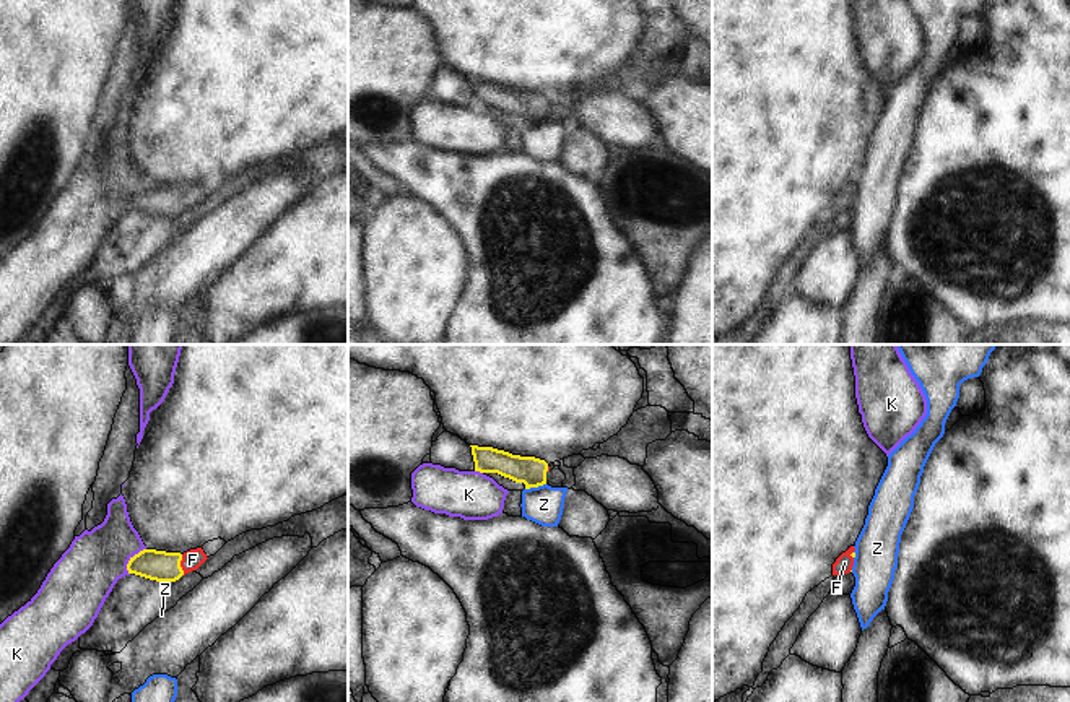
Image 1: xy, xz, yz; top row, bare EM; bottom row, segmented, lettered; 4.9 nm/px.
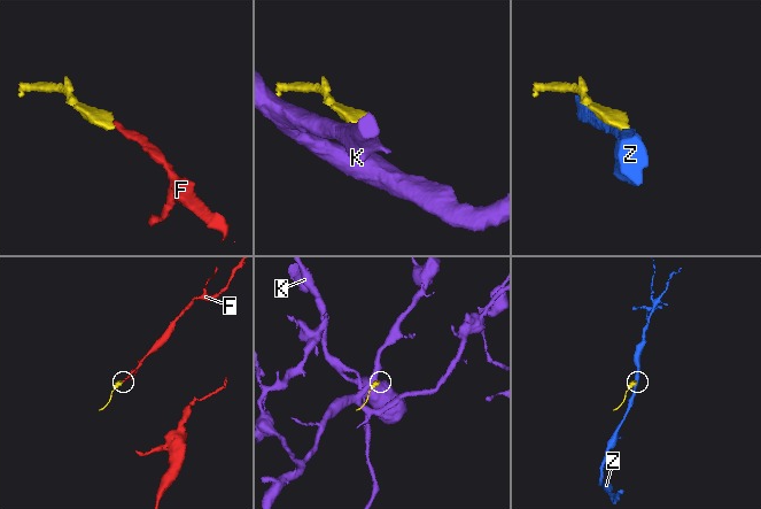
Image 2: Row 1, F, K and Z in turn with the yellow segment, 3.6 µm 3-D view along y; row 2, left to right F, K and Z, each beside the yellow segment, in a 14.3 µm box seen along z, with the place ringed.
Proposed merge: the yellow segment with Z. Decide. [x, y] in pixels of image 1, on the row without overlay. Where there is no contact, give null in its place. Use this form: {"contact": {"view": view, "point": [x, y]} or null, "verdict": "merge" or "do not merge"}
{"contact": {"view": "xz", "point": [535, 122]}, "verdict": "do not merge"}

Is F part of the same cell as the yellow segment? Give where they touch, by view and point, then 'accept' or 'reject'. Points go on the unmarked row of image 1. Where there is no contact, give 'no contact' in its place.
meets yellow in xy at (179, 200); accept

